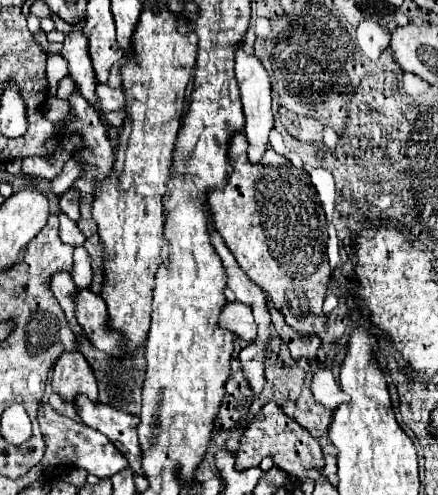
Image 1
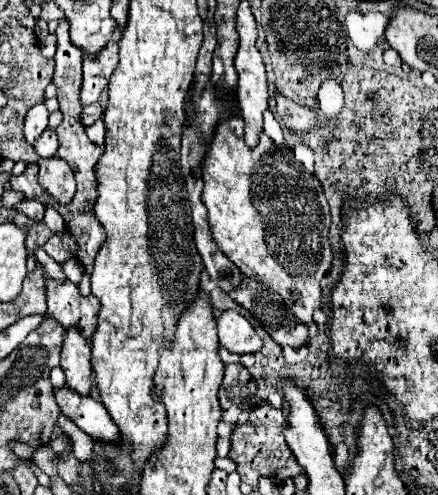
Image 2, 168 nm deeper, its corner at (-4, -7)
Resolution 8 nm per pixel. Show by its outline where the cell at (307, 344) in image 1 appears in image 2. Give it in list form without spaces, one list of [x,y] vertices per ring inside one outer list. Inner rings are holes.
[[[242,276],[240,286],[230,290],[228,296],[246,308],[276,344],[298,348],[308,340],[308,326],[298,322],[292,312],[288,312],[282,296],[268,290],[258,280]]]

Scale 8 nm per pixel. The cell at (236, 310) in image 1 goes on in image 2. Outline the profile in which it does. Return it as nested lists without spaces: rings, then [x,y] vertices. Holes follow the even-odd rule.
[[[226,310],[216,318],[220,344],[232,354],[254,354],[262,348],[262,340],[254,326],[236,310]]]

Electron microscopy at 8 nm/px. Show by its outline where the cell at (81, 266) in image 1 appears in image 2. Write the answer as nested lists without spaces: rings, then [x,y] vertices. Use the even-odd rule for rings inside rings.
[[[70,258],[70,260],[66,260],[66,262],[62,264],[62,272],[66,272],[64,276],[66,276],[70,282],[78,284],[80,278],[82,278],[82,274],[84,274],[84,266],[82,266],[76,258]]]

